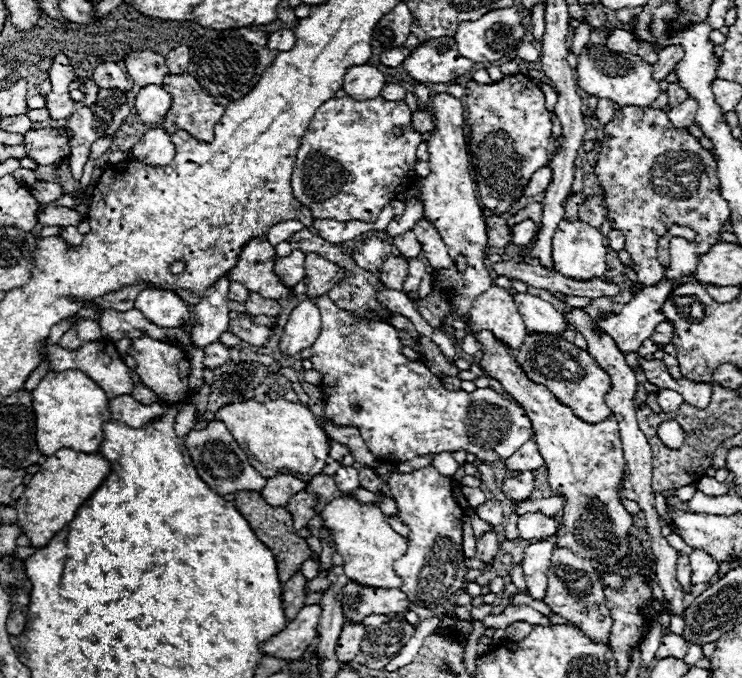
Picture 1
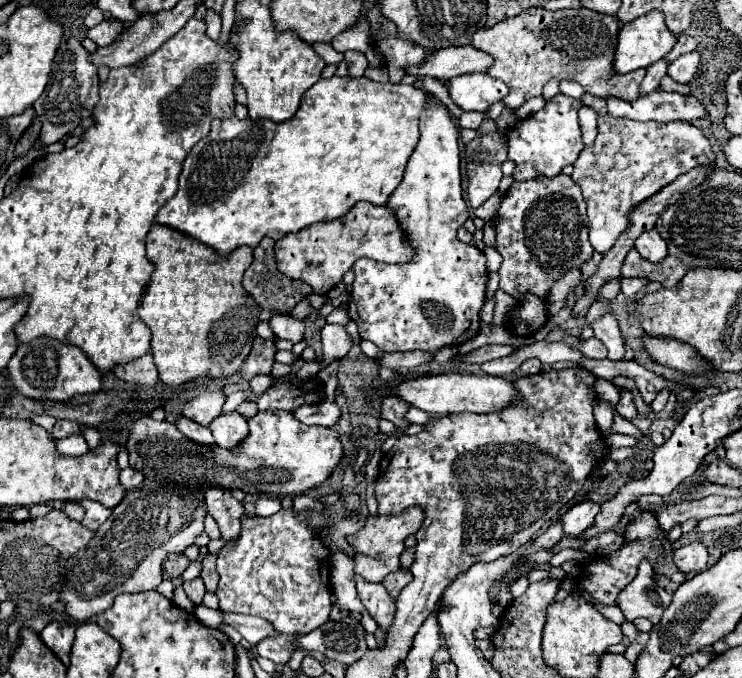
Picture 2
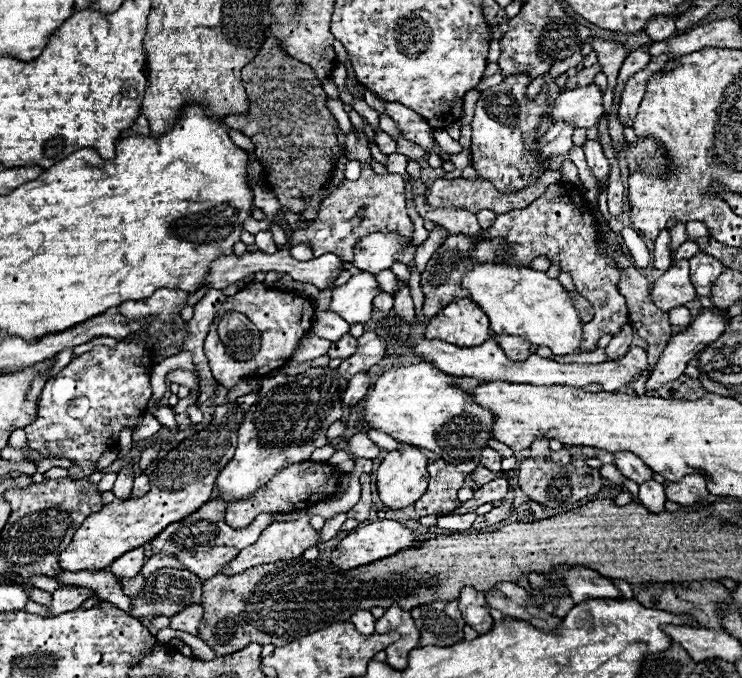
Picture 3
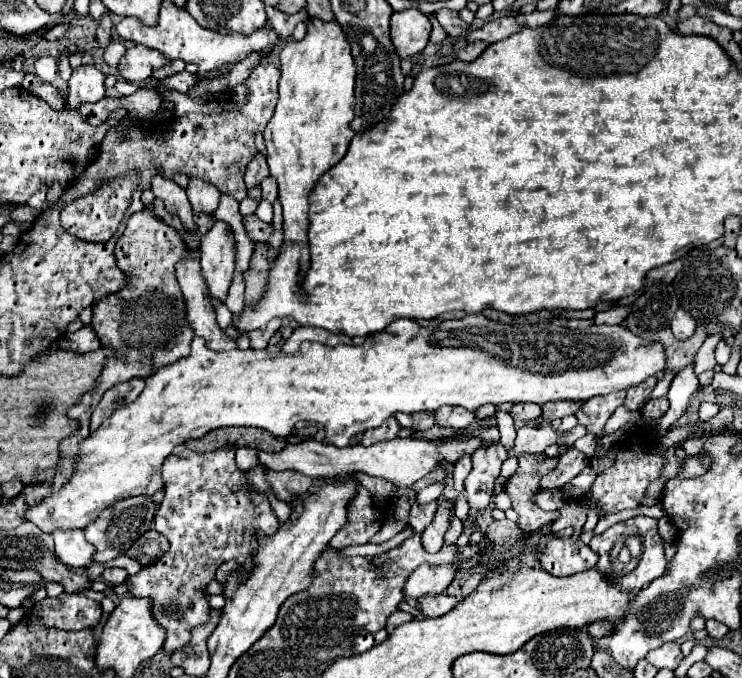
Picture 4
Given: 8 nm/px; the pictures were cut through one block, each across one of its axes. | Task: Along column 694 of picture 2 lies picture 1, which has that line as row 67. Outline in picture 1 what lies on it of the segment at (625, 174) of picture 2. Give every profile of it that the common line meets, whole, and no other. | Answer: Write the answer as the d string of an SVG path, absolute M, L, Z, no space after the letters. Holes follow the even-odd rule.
M142 50L142 52L130 52L126 56L126 70L130 74L130 80L138 86L144 88L148 84L162 86L164 74L170 70L164 66L164 58L154 54L152 50Z

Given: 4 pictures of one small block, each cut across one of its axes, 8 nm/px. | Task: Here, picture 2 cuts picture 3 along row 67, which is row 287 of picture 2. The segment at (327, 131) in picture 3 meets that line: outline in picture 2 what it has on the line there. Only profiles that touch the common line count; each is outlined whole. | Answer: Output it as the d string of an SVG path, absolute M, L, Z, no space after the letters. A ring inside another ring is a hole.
M264 238L254 248L254 262L244 272L244 288L254 296L258 306L264 310L278 310L282 314L290 312L306 294L312 292L308 284L290 280L276 272L272 238Z

